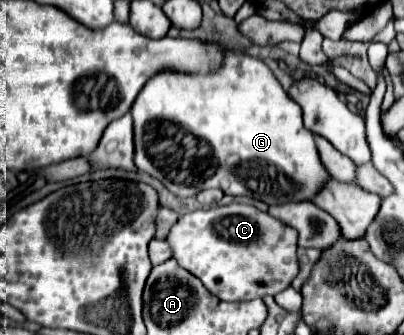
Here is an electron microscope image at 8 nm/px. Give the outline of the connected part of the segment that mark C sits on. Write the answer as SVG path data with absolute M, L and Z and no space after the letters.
M233 202L229 206L213 206L189 212L181 216L171 228L167 242L179 266L197 276L211 294L225 302L249 302L263 296L275 296L277 292L289 288L299 272L297 232L267 212L261 212L259 208L247 204Z

